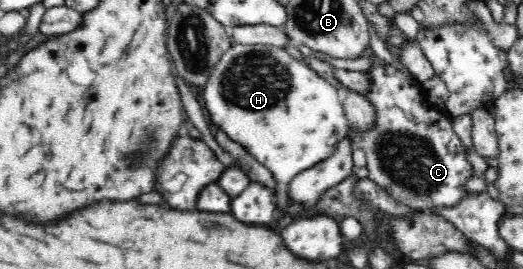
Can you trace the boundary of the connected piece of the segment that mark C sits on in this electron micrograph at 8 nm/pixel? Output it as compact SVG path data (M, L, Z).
M371 45L358 56L371 62L366 71L368 87L363 96L375 111L374 119L362 131L353 127L347 136L353 147L365 152L368 177L376 182L393 200L415 211L425 208L441 211L453 209L472 194L465 184L475 177L475 168L469 160L467 148L451 126L451 117L442 106L433 104L421 84L409 81L409 75L397 65L381 59Z

